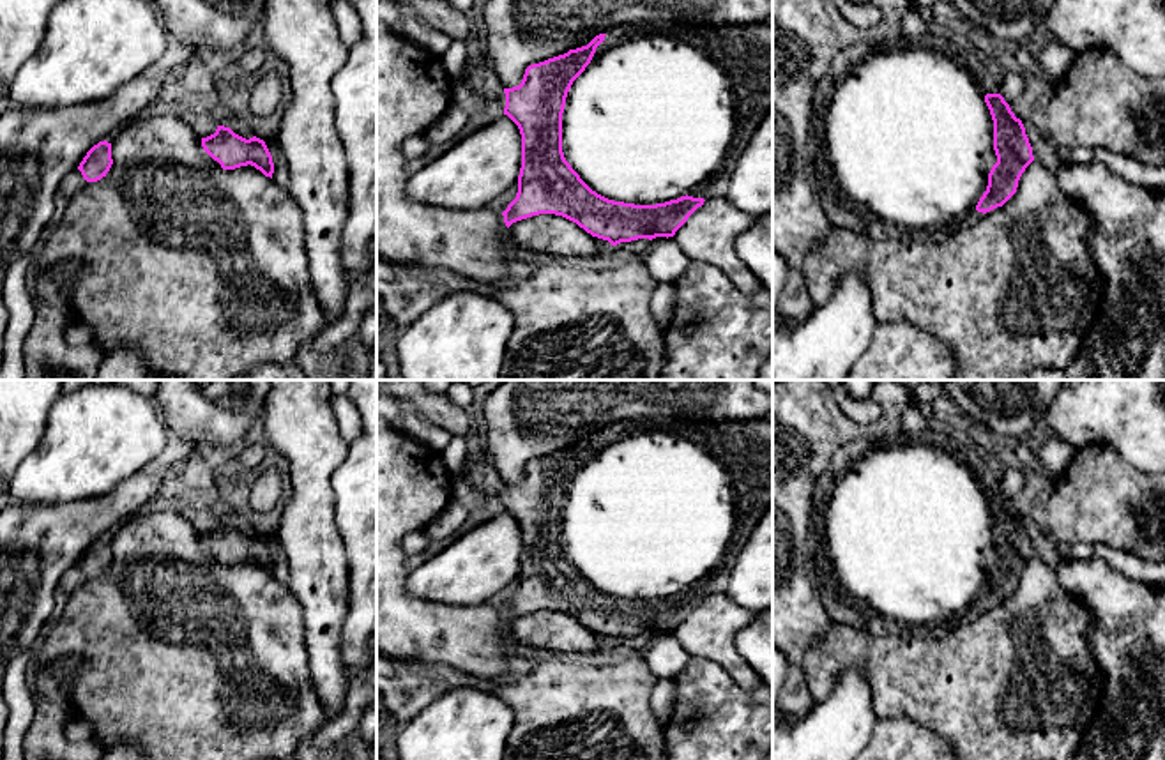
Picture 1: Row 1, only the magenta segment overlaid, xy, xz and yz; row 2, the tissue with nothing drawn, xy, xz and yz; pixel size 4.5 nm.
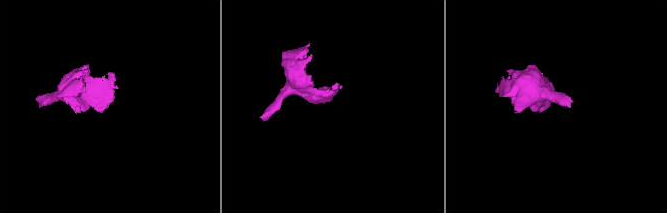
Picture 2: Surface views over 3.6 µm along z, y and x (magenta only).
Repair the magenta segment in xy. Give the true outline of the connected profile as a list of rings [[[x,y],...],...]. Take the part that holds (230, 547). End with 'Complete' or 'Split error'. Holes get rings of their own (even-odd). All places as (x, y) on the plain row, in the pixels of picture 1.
[[[233,514],[228,523],[217,521],[214,530],[202,534],[202,543],[223,566],[251,560],[272,574],[274,559],[265,537],[240,514]]]. Split error

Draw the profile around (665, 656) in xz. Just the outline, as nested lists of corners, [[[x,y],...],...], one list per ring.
[[[674,633],[654,640],[640,656],[656,680],[674,679],[686,668],[691,657]]]

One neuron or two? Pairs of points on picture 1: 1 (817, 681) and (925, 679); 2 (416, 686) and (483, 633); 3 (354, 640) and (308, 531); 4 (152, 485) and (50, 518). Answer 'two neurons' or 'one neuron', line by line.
1: one neuron
2: two neurons
3: two neurons
4: one neuron

